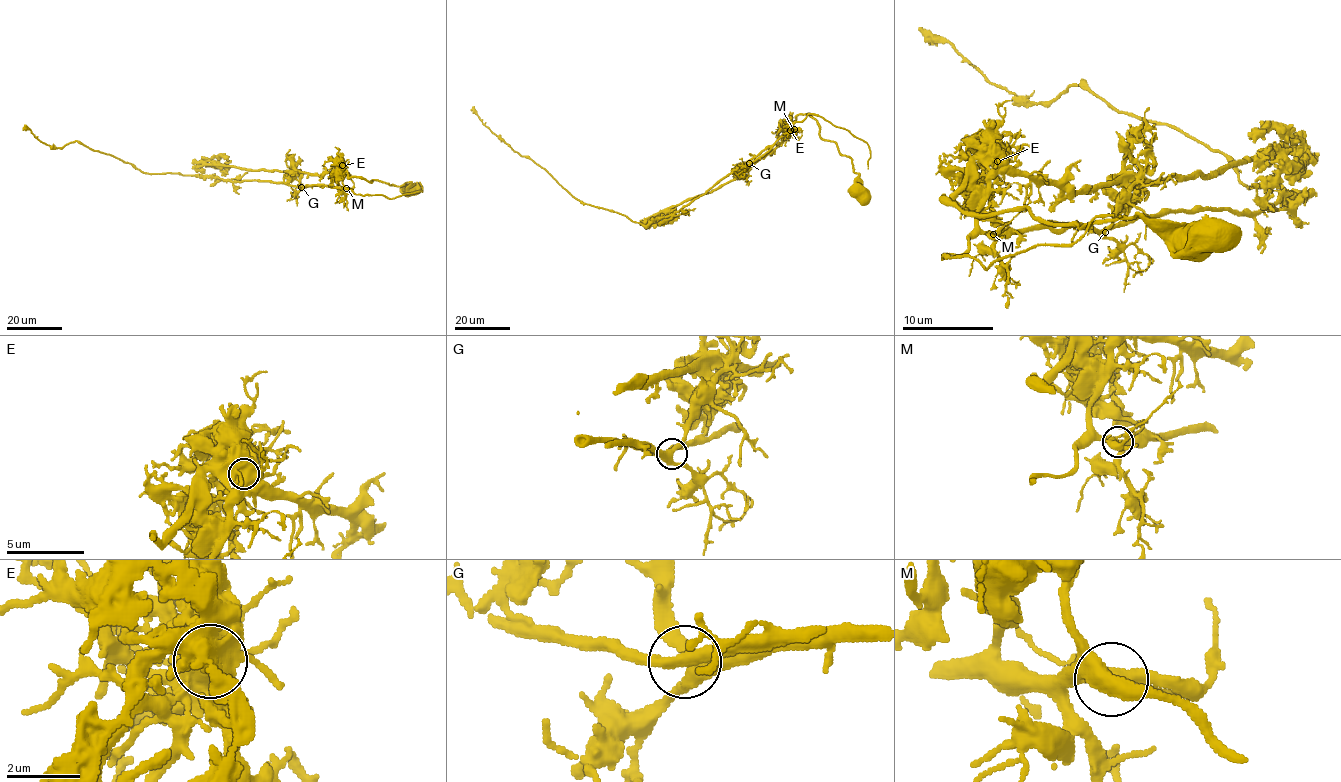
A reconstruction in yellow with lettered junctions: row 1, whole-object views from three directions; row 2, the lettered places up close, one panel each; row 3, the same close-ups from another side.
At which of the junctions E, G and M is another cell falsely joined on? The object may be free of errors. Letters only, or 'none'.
E

